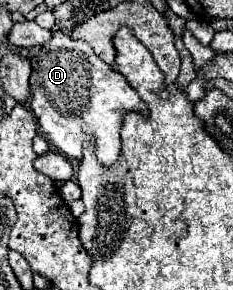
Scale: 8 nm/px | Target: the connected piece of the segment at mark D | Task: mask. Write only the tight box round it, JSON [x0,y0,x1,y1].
[29,31,147,167]

